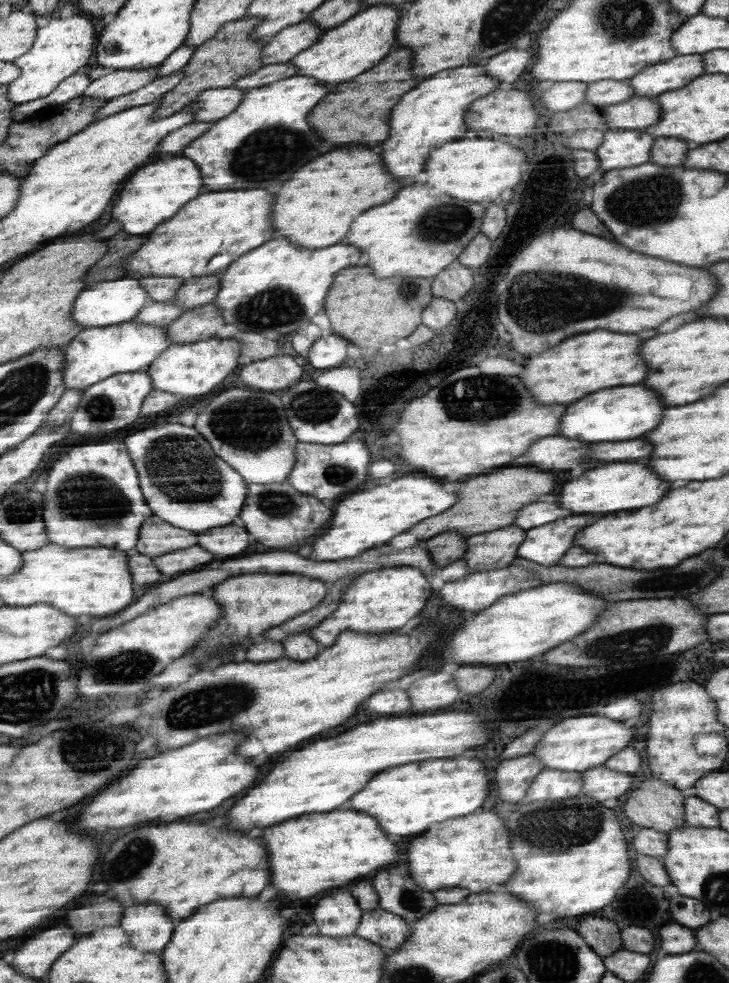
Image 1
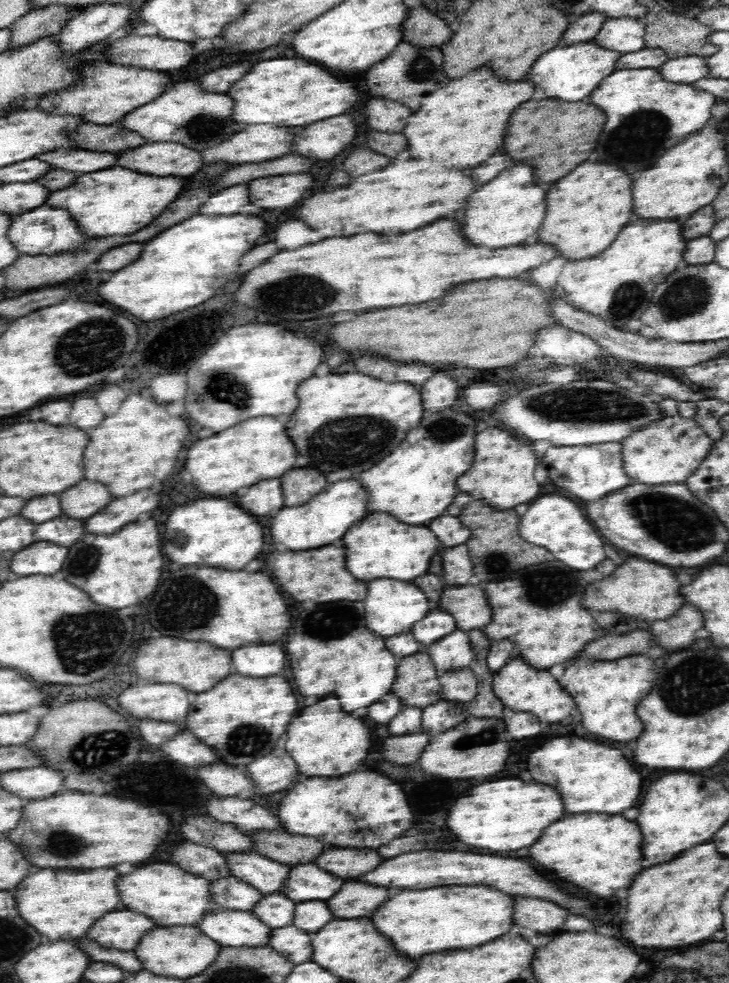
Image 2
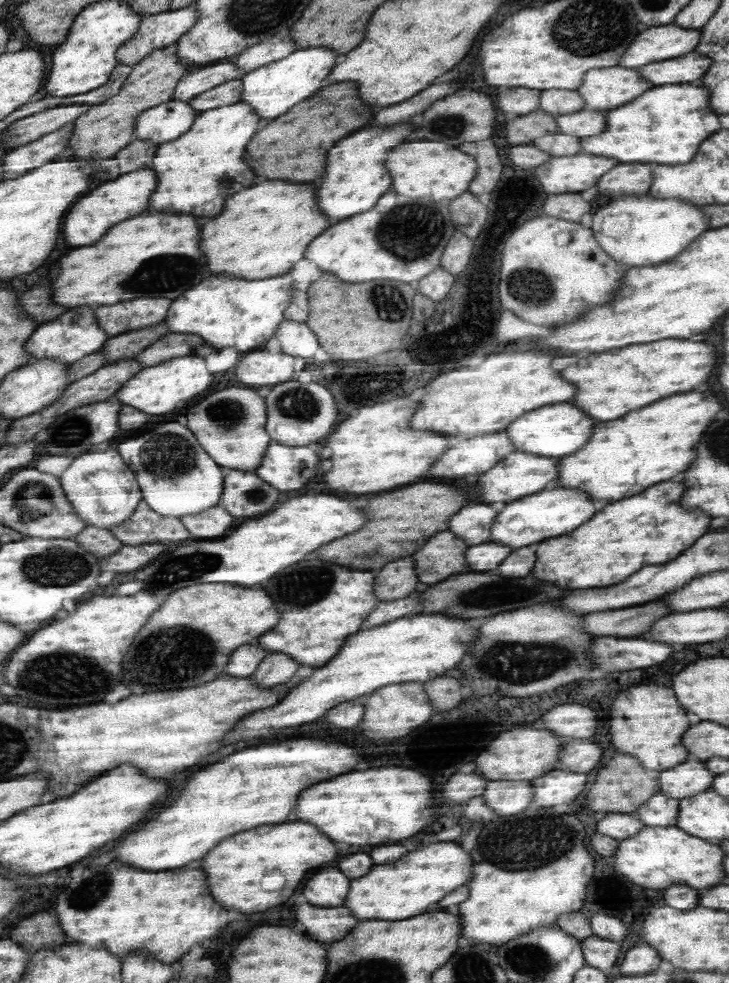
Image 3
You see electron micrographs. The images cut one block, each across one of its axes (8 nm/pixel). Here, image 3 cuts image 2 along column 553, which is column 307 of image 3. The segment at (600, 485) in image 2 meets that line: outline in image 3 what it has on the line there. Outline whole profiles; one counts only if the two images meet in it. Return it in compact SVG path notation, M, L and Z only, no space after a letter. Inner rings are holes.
M274 441L270 443L262 464L258 465L256 474L268 484L274 484L274 488L286 492L298 490L314 478L316 464L318 456L310 450L310 446L306 448L304 445L285 445Z

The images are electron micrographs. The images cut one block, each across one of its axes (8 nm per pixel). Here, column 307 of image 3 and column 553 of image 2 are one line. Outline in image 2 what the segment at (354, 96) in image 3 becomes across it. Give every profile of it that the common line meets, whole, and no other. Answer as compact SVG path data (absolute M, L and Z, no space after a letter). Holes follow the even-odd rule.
M560 99L528 100L508 122L502 152L514 164L530 164L536 182L554 182L588 160L603 129L604 114L588 100L566 103Z

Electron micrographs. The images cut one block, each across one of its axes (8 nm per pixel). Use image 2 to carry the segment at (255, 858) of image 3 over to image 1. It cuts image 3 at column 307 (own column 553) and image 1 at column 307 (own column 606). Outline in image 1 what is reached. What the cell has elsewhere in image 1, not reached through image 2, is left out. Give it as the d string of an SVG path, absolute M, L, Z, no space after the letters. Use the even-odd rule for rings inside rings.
M338 810L338 812L326 812L326 814L300 816L294 820L286 820L282 824L266 828L262 834L262 840L270 844L270 856L274 856L274 886L280 890L282 896L290 900L310 898L328 888L354 884L360 878L372 872L378 872L384 866L390 866L398 854L396 844L388 840L388 834L380 828L376 818L364 812L358 814L356 810Z

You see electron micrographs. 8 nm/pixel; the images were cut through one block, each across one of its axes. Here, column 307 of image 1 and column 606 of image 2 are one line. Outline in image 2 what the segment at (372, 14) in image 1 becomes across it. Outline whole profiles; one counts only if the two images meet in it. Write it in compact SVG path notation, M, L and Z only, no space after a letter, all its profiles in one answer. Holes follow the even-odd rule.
M593 40L582 44L572 44L572 46L560 44L552 48L550 52L542 54L534 62L526 82L532 82L536 90L542 90L546 99L577 103L587 100L590 93L599 85L599 81L615 72L615 64L619 58L619 52L599 47Z

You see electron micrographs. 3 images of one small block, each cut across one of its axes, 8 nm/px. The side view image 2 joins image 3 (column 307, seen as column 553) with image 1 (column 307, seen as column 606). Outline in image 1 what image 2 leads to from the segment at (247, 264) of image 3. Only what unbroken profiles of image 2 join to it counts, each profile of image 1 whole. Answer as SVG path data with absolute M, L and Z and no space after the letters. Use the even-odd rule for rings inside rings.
M352 144L348 148L332 150L320 158L314 158L314 162L306 164L286 188L278 190L278 236L290 236L294 244L302 244L304 248L326 248L342 242L350 230L350 224L368 208L380 206L390 202L396 192L400 190L400 182L396 180L388 168L384 166L380 154L376 154L372 148Z

